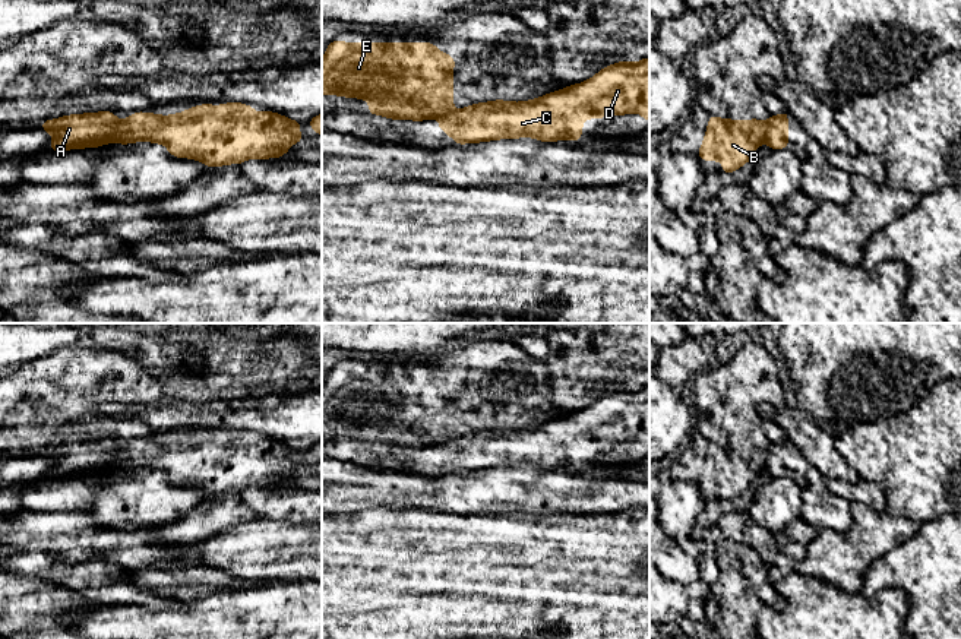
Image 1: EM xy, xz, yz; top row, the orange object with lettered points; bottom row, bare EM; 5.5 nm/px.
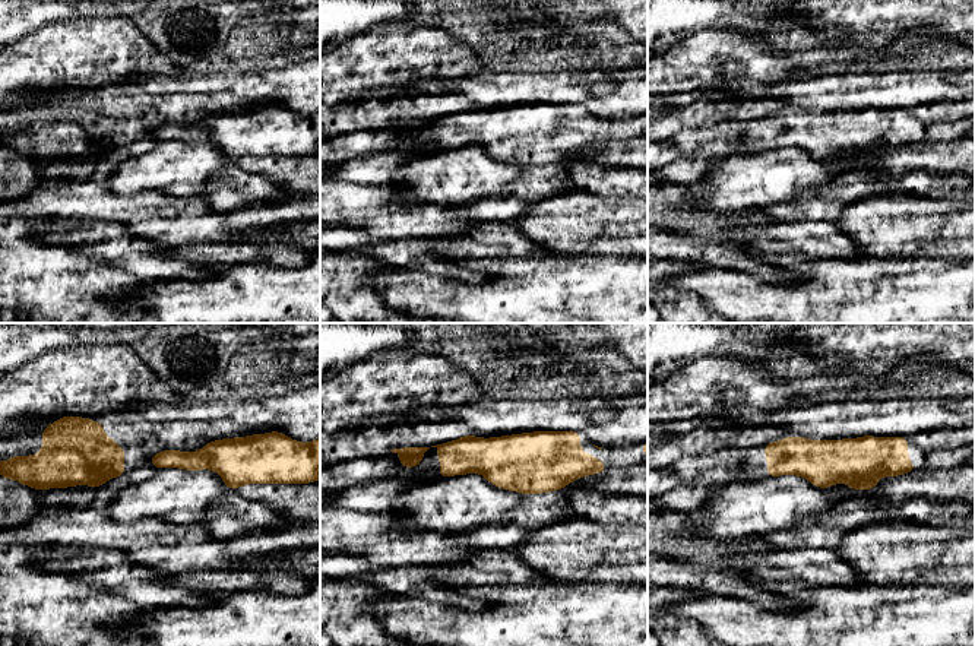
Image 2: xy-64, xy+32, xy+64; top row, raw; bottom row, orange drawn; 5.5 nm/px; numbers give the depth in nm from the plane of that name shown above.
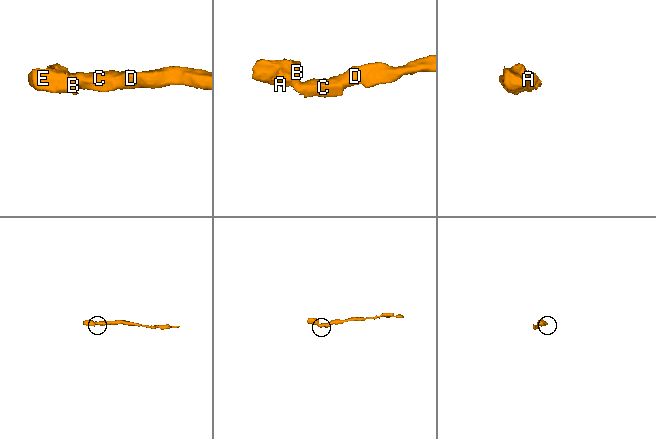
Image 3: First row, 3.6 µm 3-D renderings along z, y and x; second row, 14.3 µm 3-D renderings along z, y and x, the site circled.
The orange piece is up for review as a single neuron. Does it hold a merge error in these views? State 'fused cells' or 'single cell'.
fused cells

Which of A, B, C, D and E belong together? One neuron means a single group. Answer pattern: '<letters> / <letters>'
A B E / C D

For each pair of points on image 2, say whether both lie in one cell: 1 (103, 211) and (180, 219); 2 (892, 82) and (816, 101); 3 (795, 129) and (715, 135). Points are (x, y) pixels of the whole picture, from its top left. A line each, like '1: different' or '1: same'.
1: same
2: same
3: same

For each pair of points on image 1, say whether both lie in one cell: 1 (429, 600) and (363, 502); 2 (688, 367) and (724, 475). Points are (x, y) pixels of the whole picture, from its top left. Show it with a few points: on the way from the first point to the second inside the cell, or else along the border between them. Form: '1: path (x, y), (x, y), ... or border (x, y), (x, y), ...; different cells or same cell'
1: border (402, 508), (369, 509), (340, 515); different cells
2: border (702, 372), (694, 376); different cells

